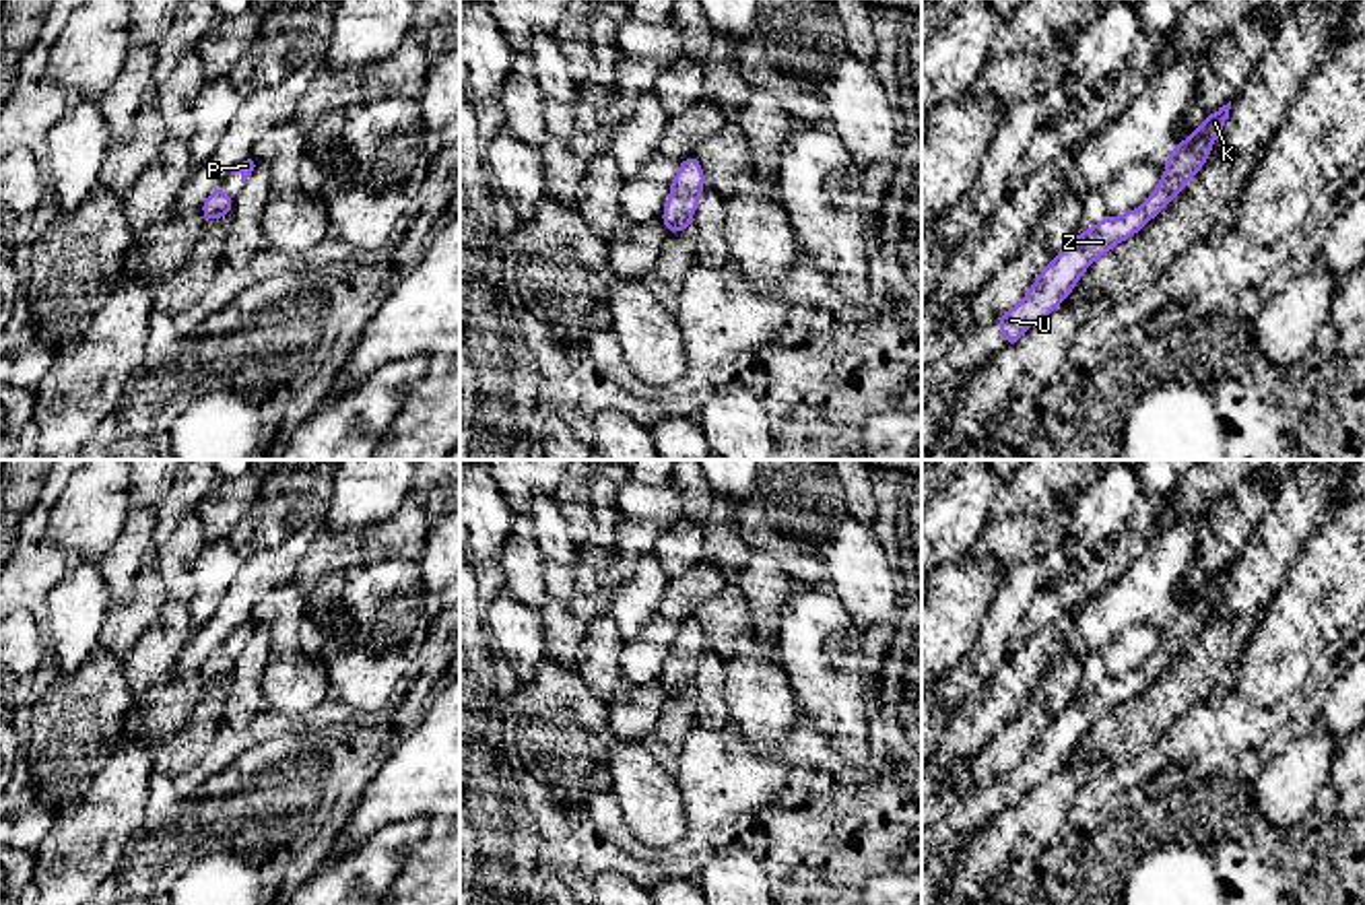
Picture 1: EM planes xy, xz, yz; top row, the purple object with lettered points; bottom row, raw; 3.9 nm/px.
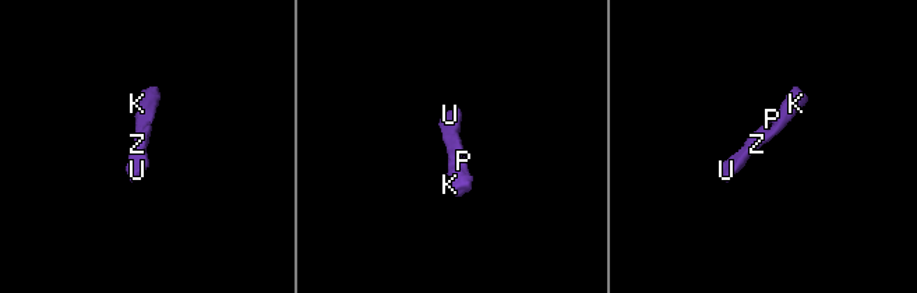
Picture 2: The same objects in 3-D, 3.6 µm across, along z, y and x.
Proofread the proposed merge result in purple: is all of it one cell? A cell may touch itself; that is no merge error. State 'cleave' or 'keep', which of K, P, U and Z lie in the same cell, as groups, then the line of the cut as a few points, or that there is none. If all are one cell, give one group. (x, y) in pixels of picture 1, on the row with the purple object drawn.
keep | K P U Z | no cut

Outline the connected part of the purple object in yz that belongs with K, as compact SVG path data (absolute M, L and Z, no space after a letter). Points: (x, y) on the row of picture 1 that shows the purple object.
M1231 101L1200 122L1188 140L1173 144L1165 161L1165 173L1159 186L1148 194L1140 208L1122 216L1103 216L1093 229L1074 235L1066 252L1058 254L1031 284L1027 295L1006 313L998 315L998 328L1004 344L1012 346L1025 330L1047 317L1068 295L1091 264L1109 254L1113 245L1136 235L1155 219L1204 167L1208 153L1225 122Z

